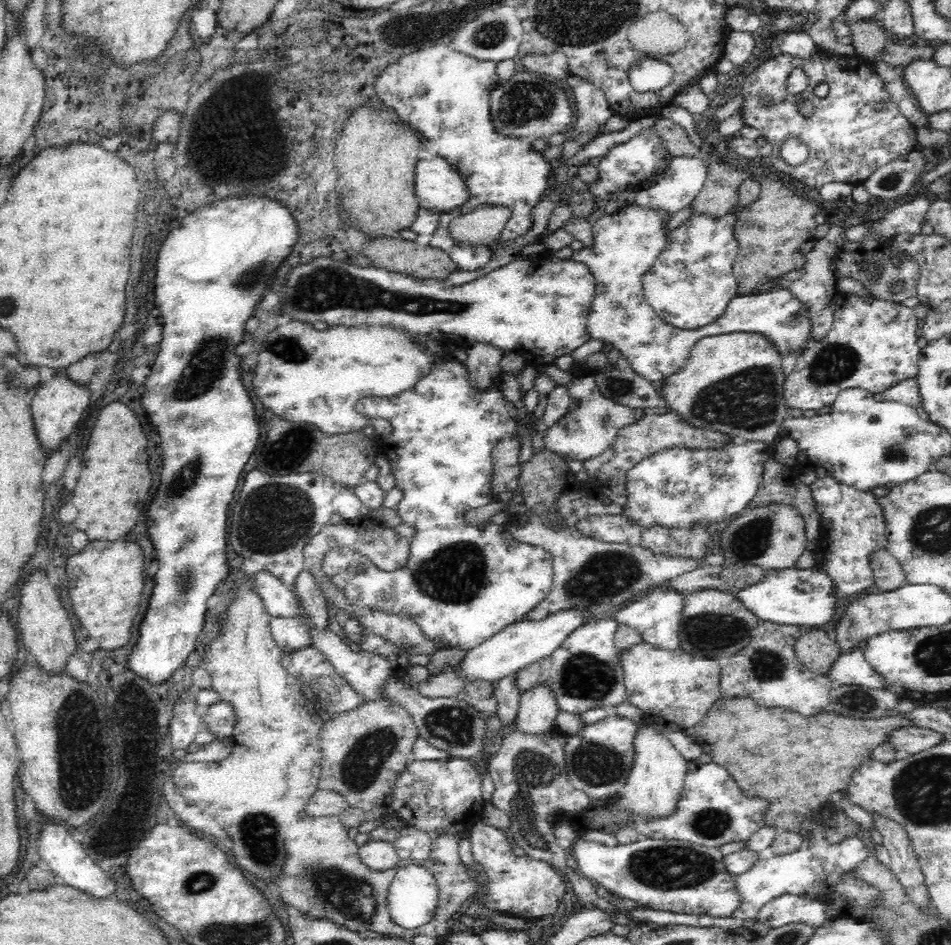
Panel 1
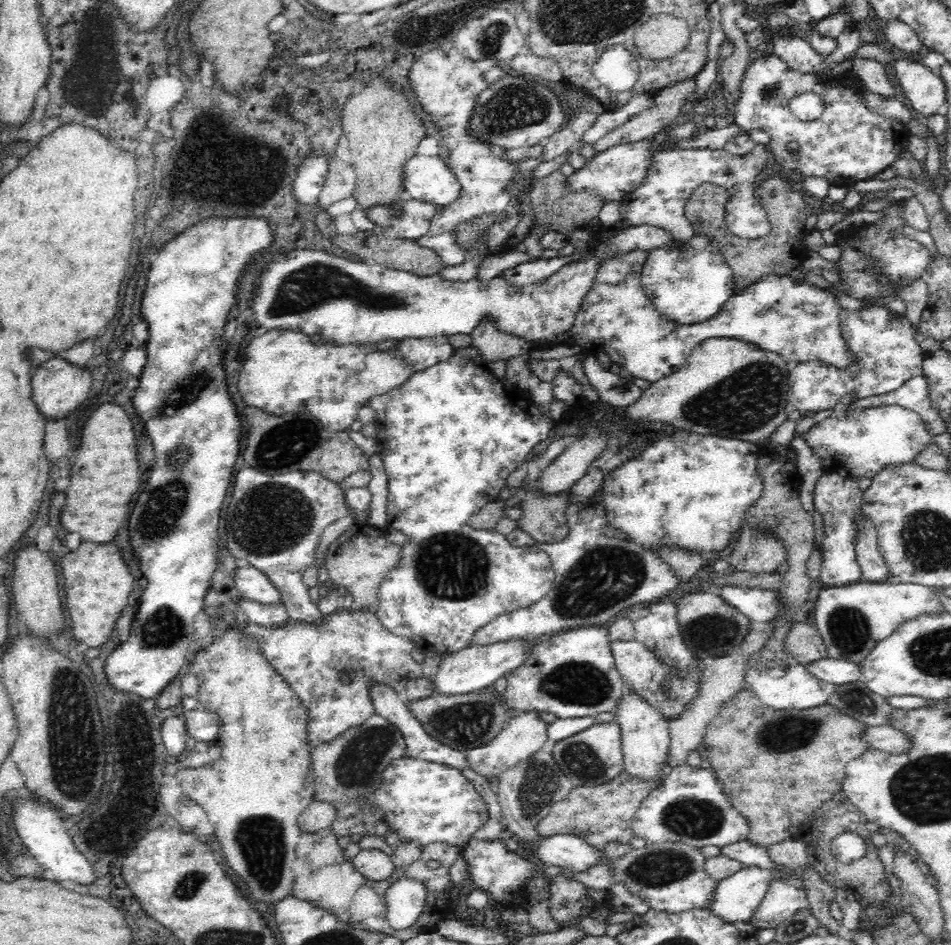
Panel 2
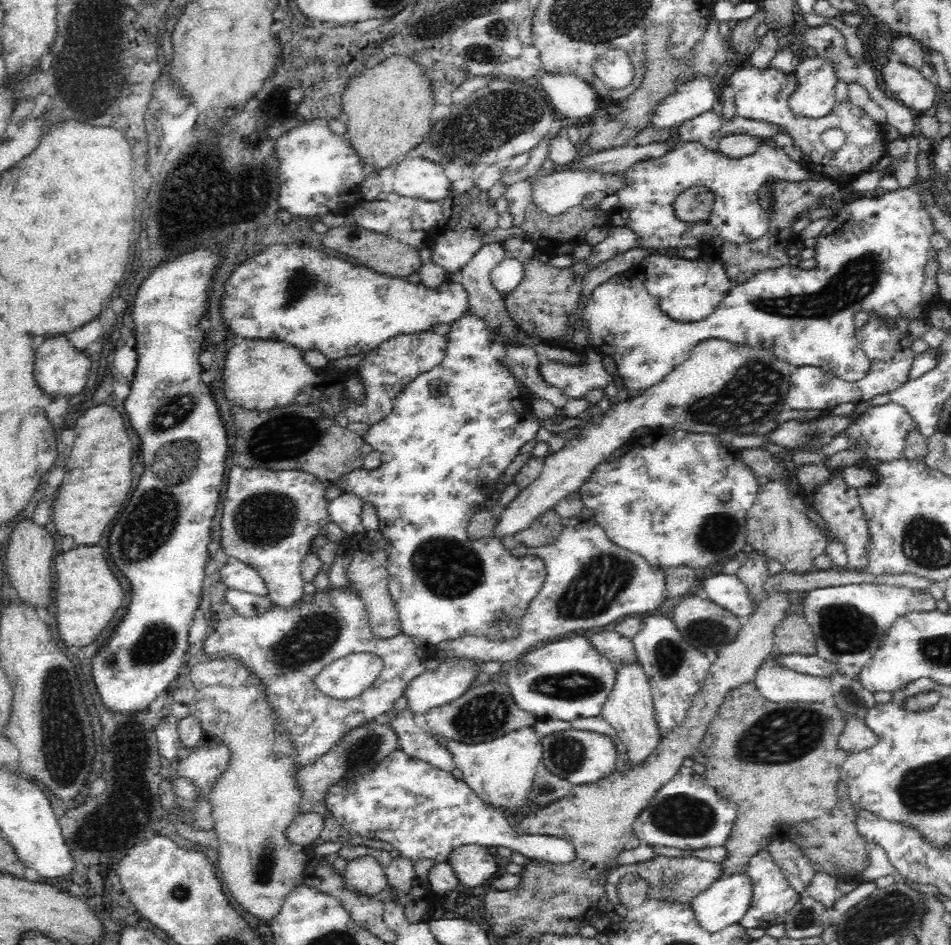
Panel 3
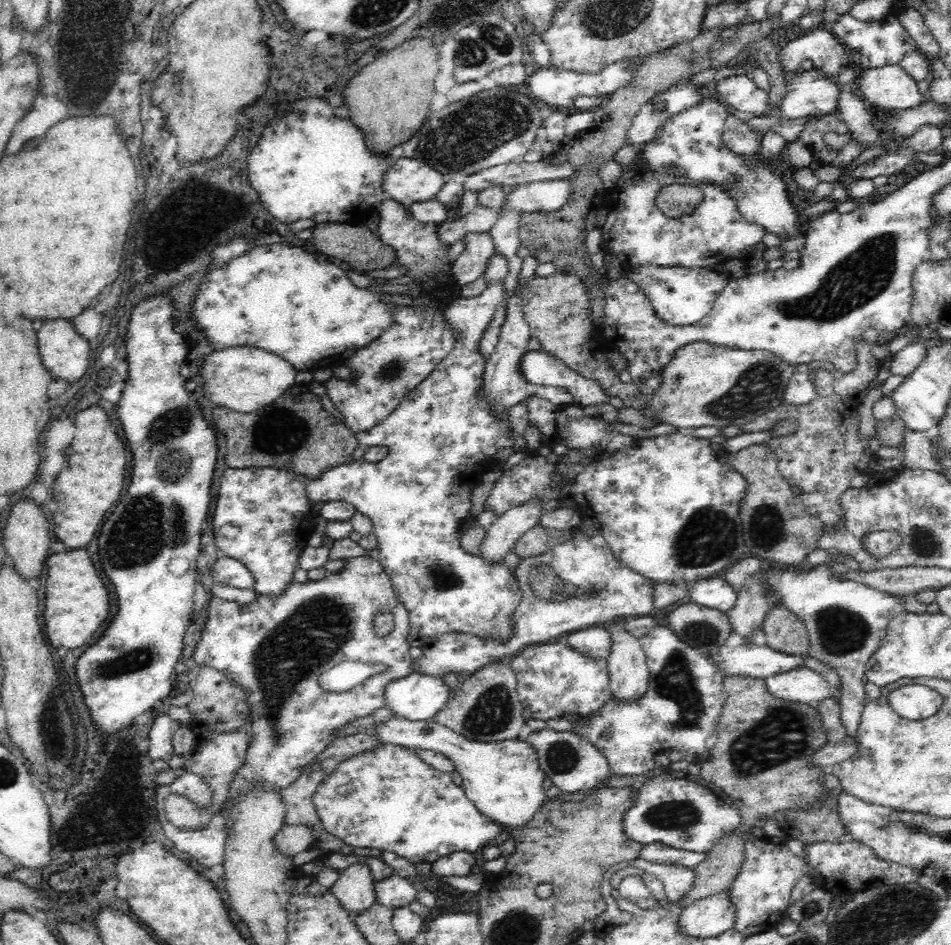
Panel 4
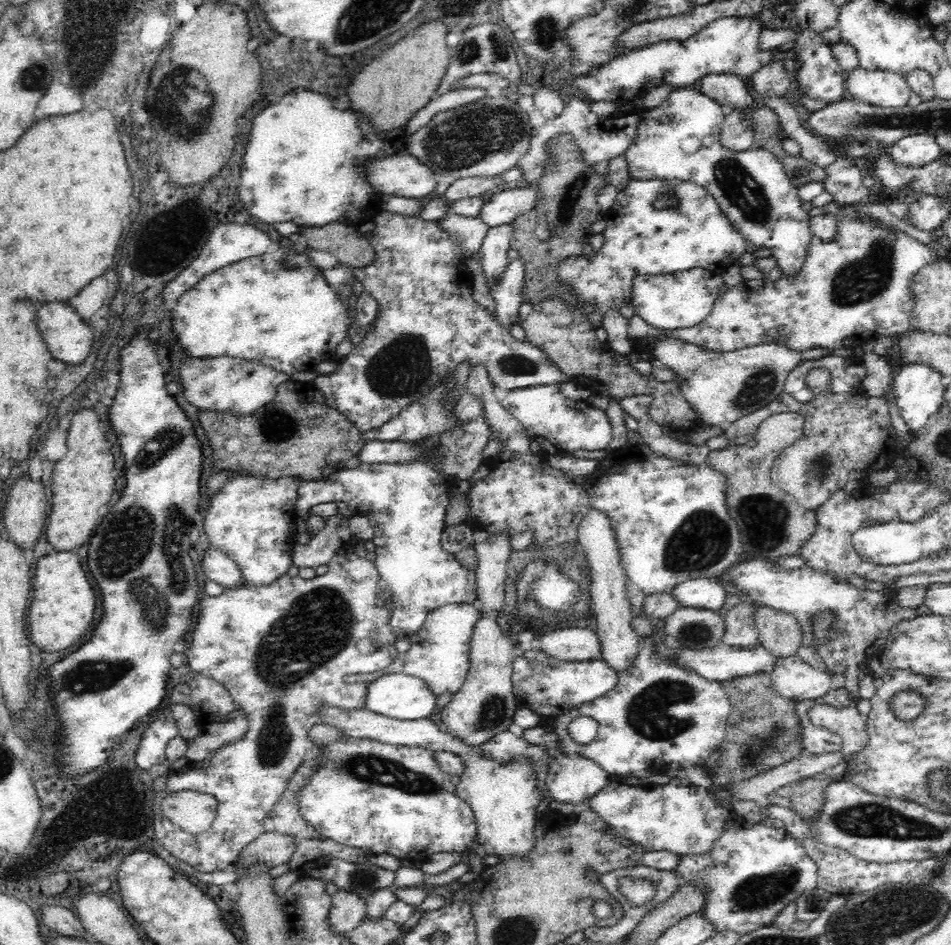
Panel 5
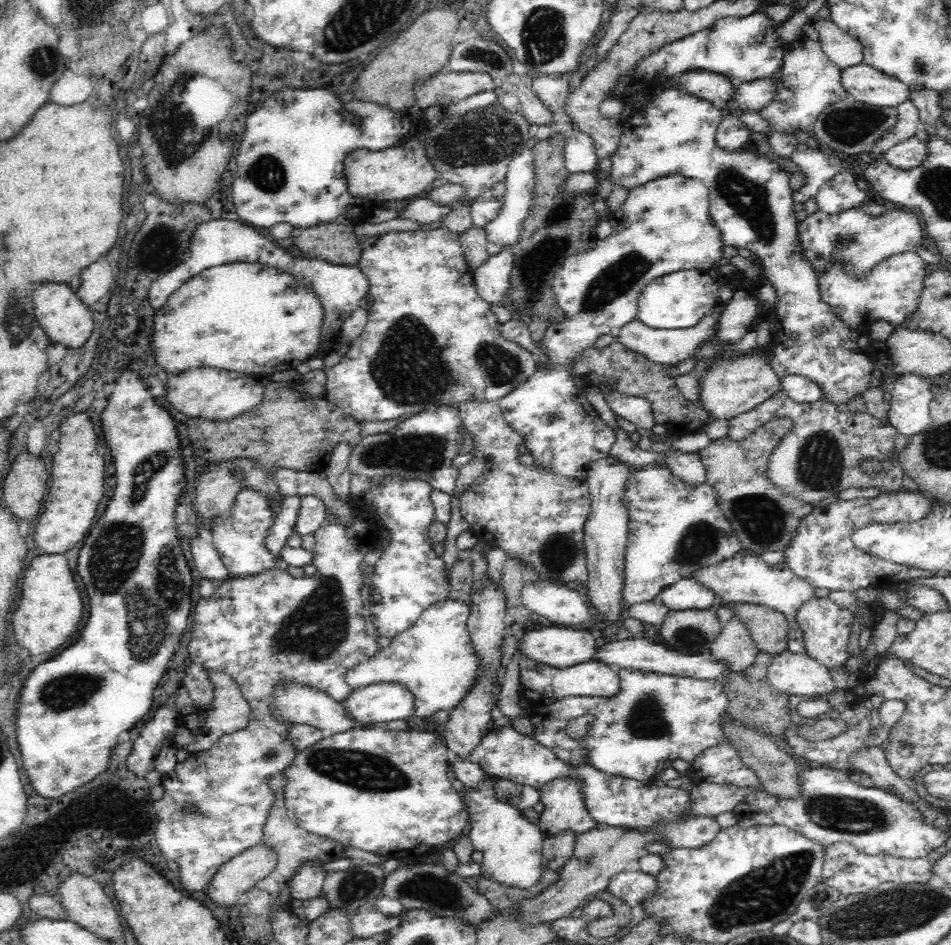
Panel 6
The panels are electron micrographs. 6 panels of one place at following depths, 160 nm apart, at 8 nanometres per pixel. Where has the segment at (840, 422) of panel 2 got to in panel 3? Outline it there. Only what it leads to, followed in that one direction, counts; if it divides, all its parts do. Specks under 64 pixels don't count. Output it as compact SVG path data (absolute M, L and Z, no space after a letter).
M892 402L884 406L870 407L846 430L848 452L860 450L854 465L864 469L864 462L887 463L891 460L900 459L903 456L904 448L906 448L908 434L912 430L917 430L916 421L912 419L904 407Z

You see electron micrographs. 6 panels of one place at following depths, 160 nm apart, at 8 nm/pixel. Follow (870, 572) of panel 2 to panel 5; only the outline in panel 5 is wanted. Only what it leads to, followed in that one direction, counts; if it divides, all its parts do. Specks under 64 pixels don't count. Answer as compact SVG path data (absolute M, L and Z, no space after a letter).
M812 367L808 372L812 374L810 381L813 385L812 395L814 395L810 402L799 402L783 391L780 397L768 404L768 406L764 406L764 408L760 408L760 410L752 412L752 414L729 423L728 427L723 427L723 435L729 440L730 444L743 445L756 434L760 424L769 416L780 413L798 413L804 416L803 435L779 454L772 465L771 477L772 482L783 491L794 496L800 506L806 508L806 510L816 511L832 494L842 490L848 481L858 481L860 478L868 477L873 472L889 468L892 460L896 457L895 442L897 441L897 436L893 431L880 428L871 419L869 408L867 407L867 397L863 392L854 394L833 392L830 380L826 381L827 373L830 370L825 370L824 367Z

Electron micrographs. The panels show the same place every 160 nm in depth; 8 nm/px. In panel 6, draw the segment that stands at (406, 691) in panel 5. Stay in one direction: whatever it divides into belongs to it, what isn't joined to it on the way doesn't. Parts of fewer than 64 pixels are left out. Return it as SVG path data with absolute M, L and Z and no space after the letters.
M380 681L354 689L343 704L358 723L413 721L416 712L414 692L402 681Z

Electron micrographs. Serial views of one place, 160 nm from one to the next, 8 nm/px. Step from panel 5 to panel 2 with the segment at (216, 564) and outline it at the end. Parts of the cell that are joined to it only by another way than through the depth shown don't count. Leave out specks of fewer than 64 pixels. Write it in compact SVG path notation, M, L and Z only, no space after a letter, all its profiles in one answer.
M252 565L238 568L234 582L241 596L252 602L264 605L281 602L280 589L276 588L266 573Z

